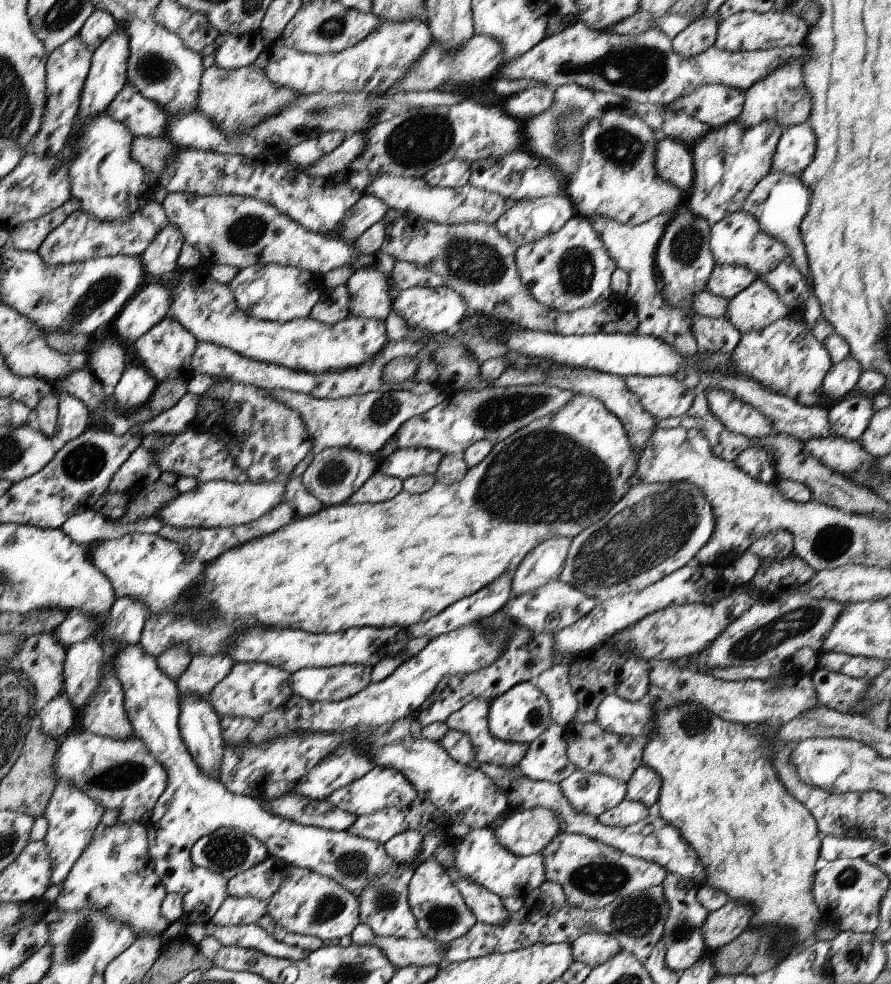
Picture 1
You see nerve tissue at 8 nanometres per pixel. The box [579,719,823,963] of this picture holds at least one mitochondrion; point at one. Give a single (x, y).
(635, 918)

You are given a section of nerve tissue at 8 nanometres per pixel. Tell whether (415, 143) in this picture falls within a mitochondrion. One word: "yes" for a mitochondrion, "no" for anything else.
yes

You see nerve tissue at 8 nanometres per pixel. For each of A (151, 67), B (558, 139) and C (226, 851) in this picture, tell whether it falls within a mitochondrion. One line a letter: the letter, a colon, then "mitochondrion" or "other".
A: mitochondrion
B: mitochondrion
C: mitochondrion

